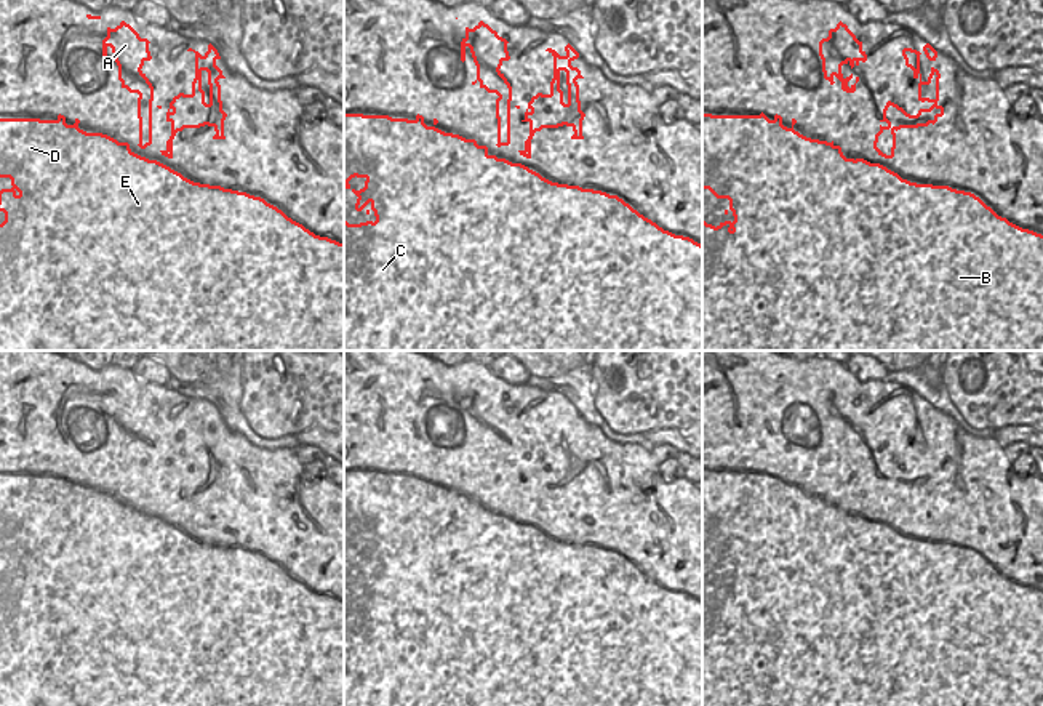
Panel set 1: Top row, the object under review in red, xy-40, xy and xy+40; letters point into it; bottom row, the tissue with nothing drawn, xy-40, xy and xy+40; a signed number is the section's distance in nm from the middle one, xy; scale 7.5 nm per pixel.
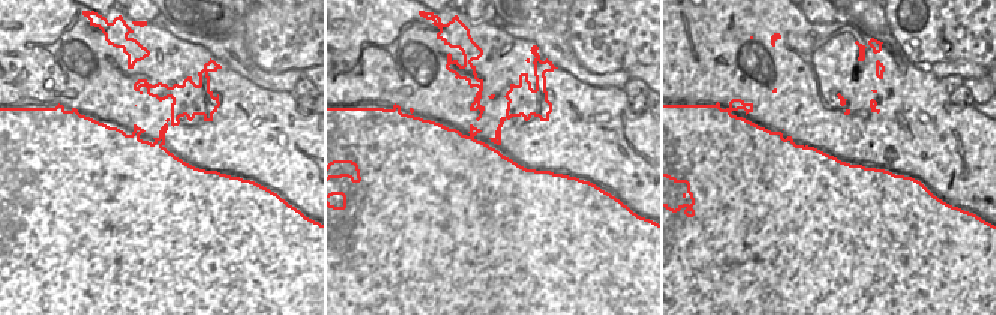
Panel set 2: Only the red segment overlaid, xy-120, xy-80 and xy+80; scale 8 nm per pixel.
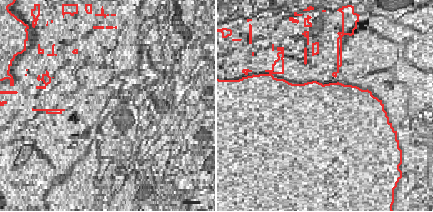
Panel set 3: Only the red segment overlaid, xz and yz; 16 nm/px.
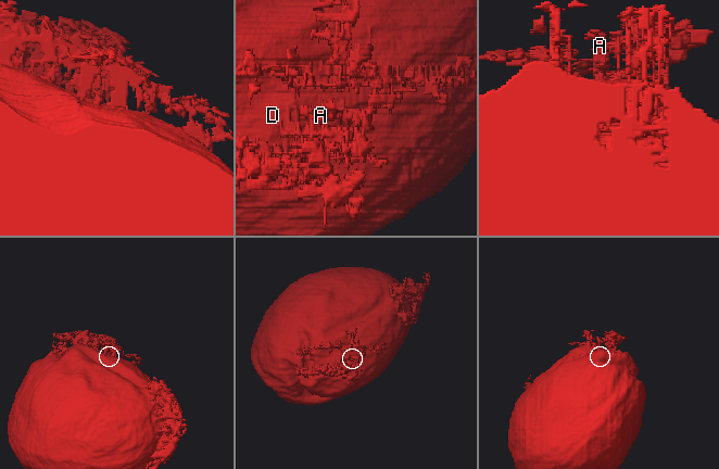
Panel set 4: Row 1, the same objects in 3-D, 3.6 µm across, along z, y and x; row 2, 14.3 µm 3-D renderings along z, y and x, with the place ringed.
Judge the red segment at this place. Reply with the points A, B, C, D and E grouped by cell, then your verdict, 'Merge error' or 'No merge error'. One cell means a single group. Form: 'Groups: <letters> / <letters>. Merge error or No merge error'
Groups: A B C D E. No merge error

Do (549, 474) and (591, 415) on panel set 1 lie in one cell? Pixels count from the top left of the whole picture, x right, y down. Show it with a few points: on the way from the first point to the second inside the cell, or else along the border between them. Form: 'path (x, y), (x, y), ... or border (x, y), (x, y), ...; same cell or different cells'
border (559, 394), (591, 425), (616, 442); different cells

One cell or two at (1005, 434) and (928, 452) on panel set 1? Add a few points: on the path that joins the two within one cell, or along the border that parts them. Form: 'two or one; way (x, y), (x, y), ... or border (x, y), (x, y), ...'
two; border (991, 437), (1002, 447)

